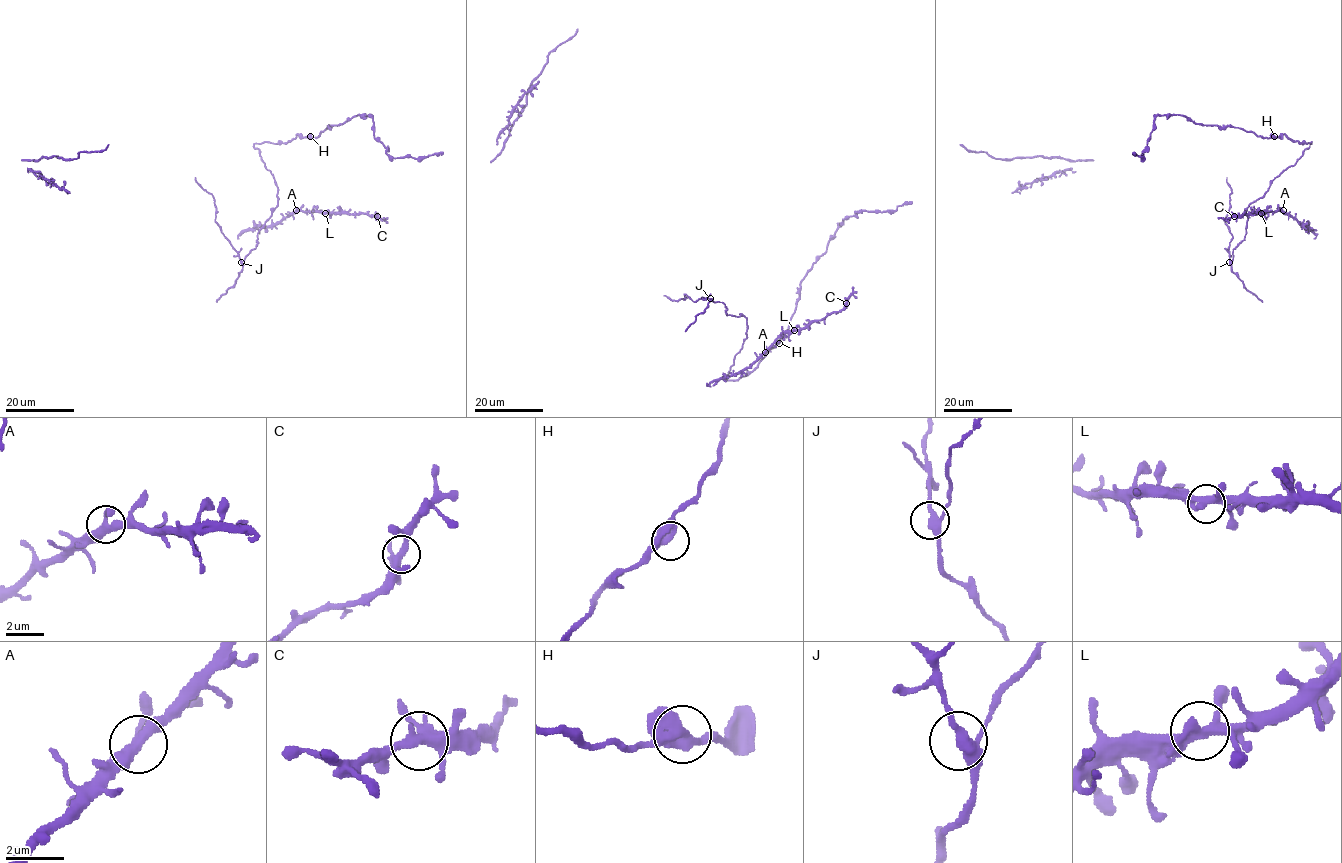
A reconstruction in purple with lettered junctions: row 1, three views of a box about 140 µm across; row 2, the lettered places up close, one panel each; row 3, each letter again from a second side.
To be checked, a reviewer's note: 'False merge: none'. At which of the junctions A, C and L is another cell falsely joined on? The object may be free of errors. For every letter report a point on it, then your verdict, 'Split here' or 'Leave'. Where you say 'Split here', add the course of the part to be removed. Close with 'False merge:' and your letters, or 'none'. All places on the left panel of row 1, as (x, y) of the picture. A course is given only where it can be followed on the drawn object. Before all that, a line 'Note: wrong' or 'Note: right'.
Note: right
A: Place: (296, 210). Leave
C: Place: (377, 216). Leave
L: Place: (325, 213). Leave
False merge: none

